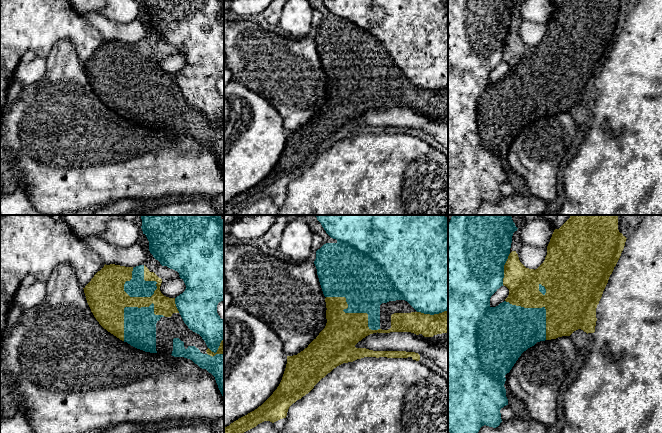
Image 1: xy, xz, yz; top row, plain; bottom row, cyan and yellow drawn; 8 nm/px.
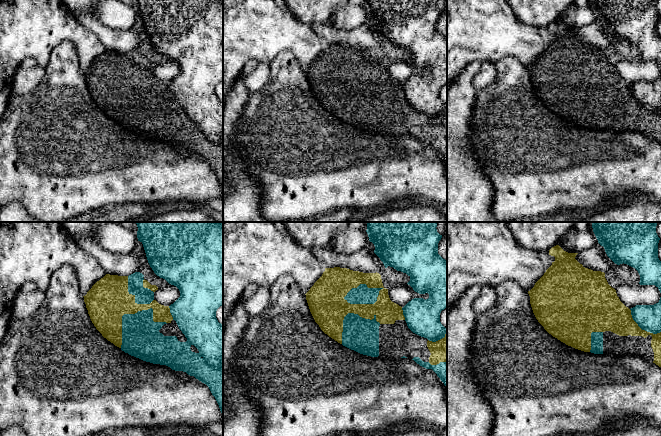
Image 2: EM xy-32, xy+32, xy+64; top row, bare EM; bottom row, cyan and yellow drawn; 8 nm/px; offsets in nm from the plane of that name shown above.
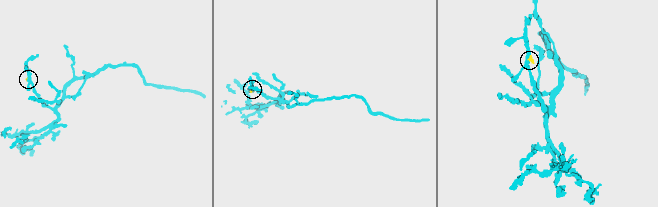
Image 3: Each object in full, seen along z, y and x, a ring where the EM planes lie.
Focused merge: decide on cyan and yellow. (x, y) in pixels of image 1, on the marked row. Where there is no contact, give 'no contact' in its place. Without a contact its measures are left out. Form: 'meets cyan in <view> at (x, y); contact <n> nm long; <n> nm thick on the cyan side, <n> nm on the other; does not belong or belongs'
meets cyan in xy at (156, 286); contact 280 nm long; 160 nm thick on the cyan side, 150 nm on the other; does not belong

